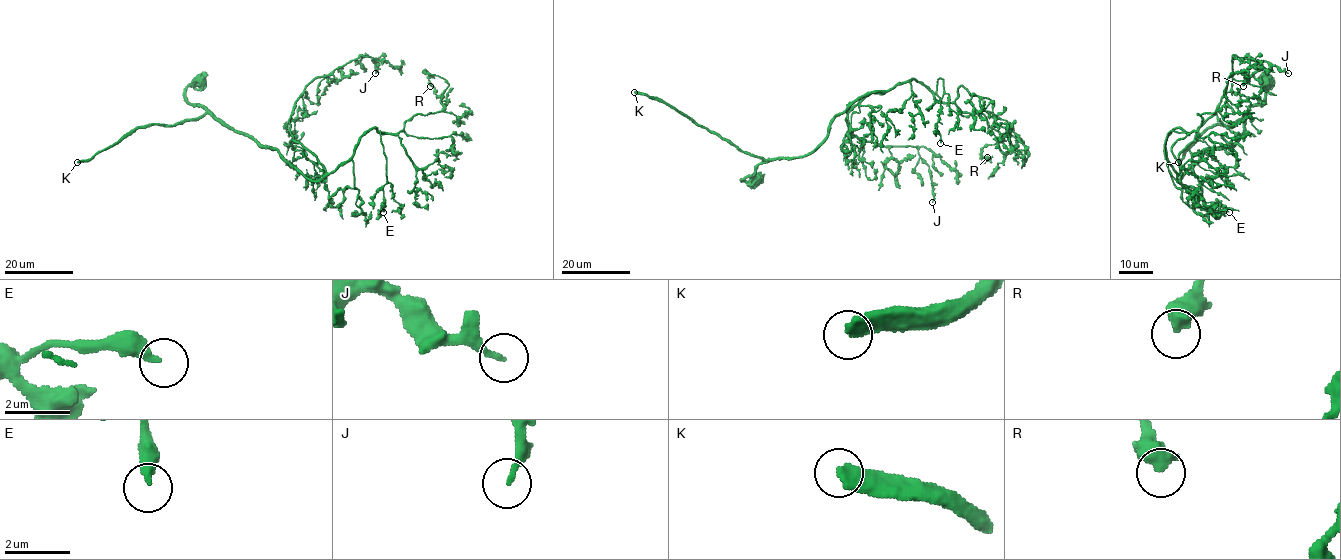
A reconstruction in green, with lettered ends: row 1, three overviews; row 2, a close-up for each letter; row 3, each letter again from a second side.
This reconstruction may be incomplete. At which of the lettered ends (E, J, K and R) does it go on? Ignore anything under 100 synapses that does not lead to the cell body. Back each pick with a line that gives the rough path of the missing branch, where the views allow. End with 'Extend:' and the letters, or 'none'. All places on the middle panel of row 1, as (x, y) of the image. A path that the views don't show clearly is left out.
K: (634, 92), (617, 79), (605, 59), (592, 51), (588, 47), (590, 46)
Extend: K

